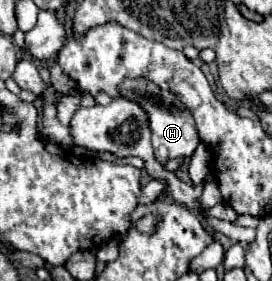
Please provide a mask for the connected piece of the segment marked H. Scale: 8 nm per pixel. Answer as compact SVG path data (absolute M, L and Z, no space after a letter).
M124 78L120 82L118 90L120 90L122 98L128 98L128 100L140 104L142 110L148 114L148 126L150 126L150 134L152 134L154 154L162 164L172 158L178 158L178 156L184 156L184 158L192 156L200 138L198 138L192 114L186 108L180 108L184 104L178 100L176 94L158 88L156 84L152 84L146 78Z

